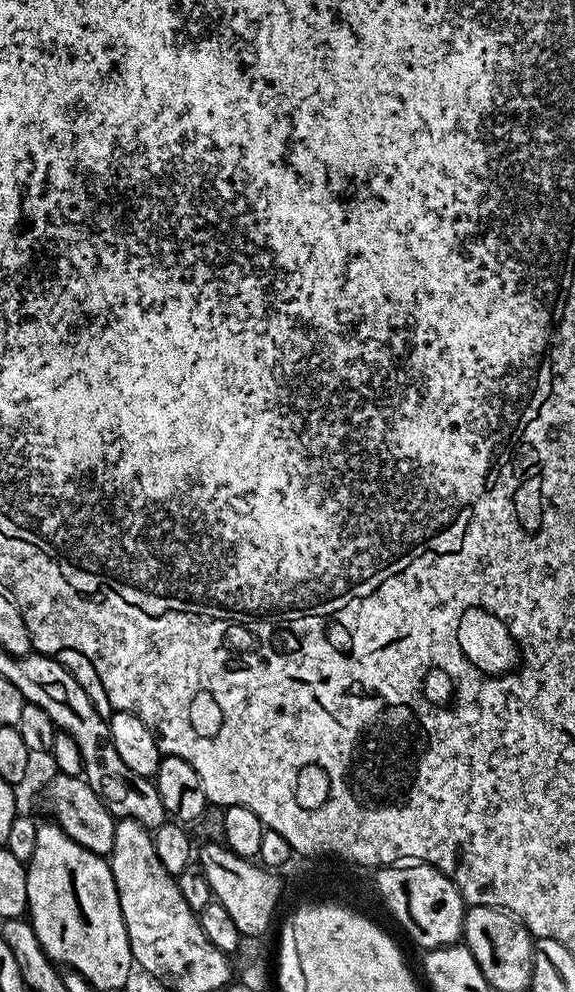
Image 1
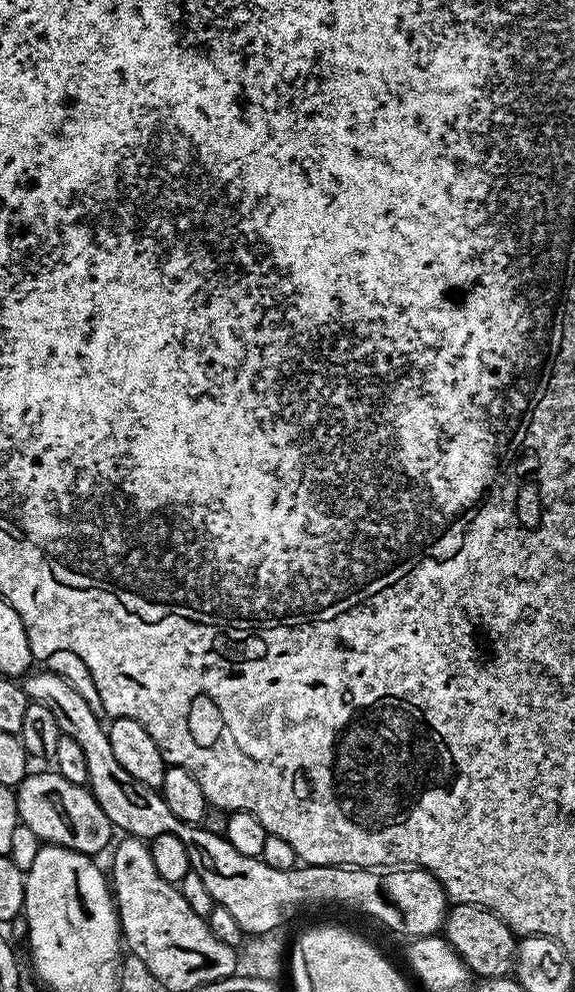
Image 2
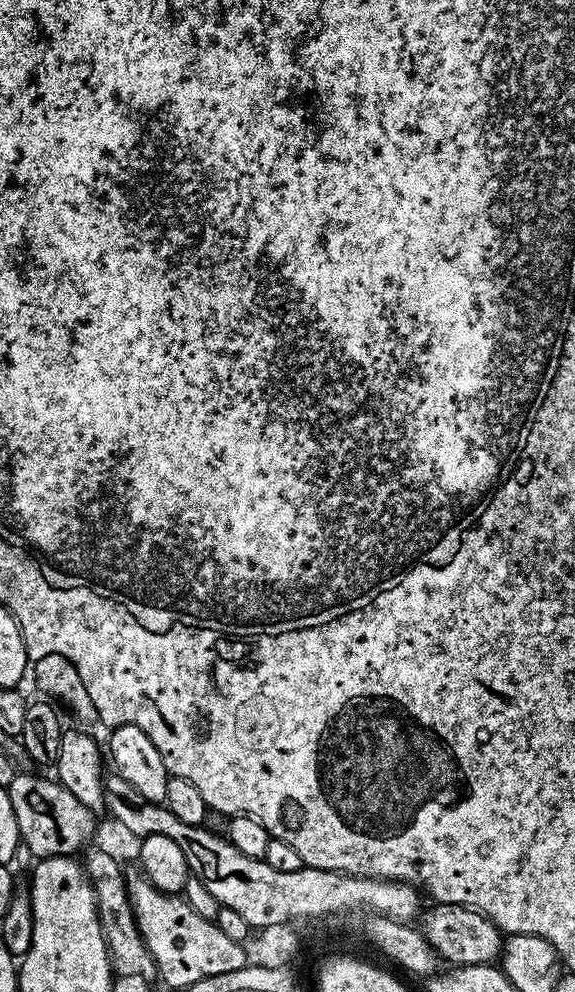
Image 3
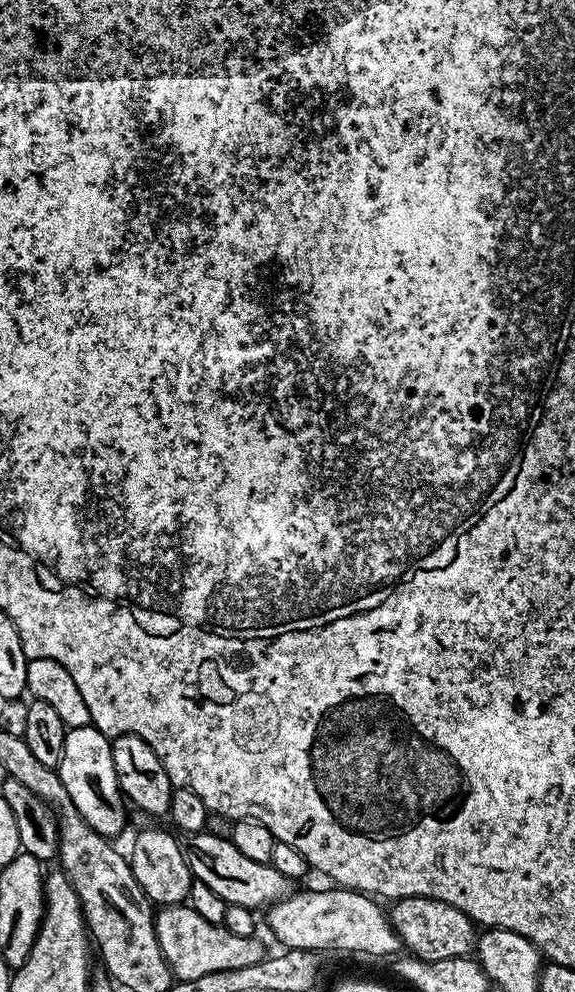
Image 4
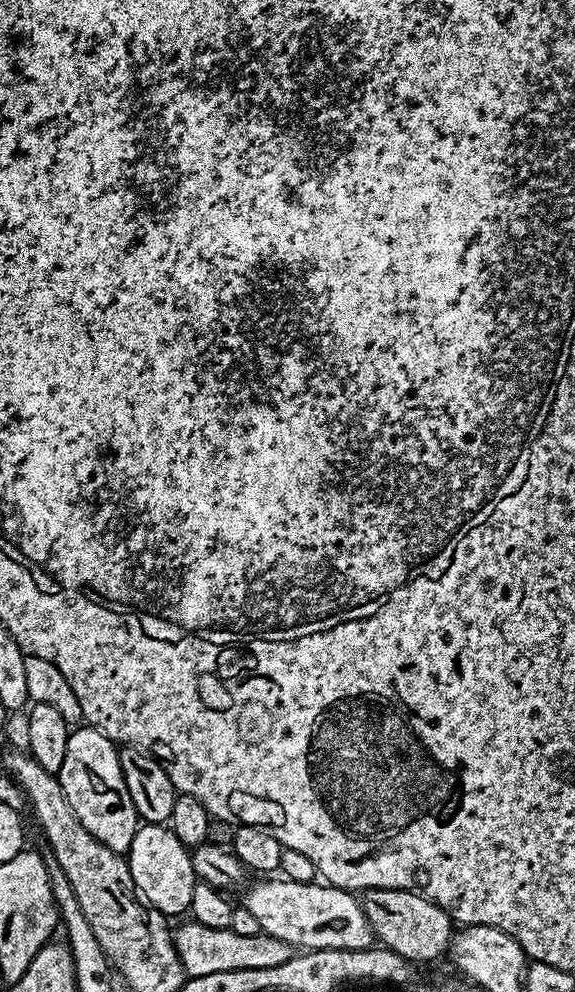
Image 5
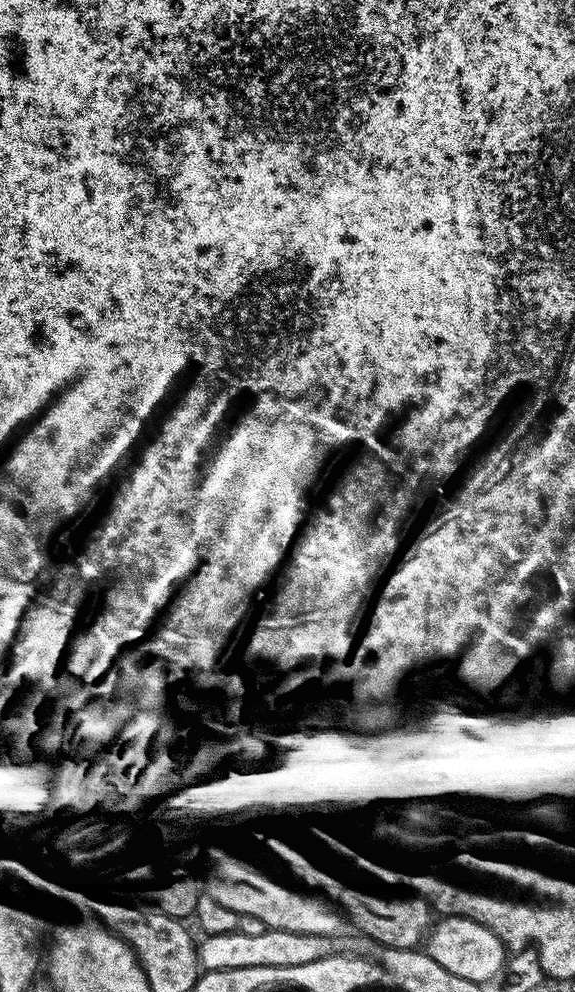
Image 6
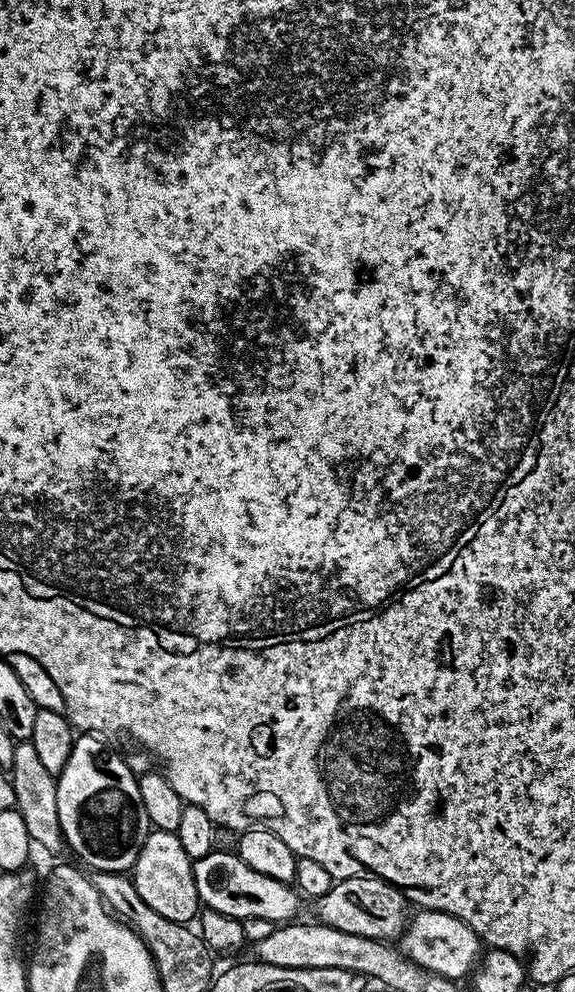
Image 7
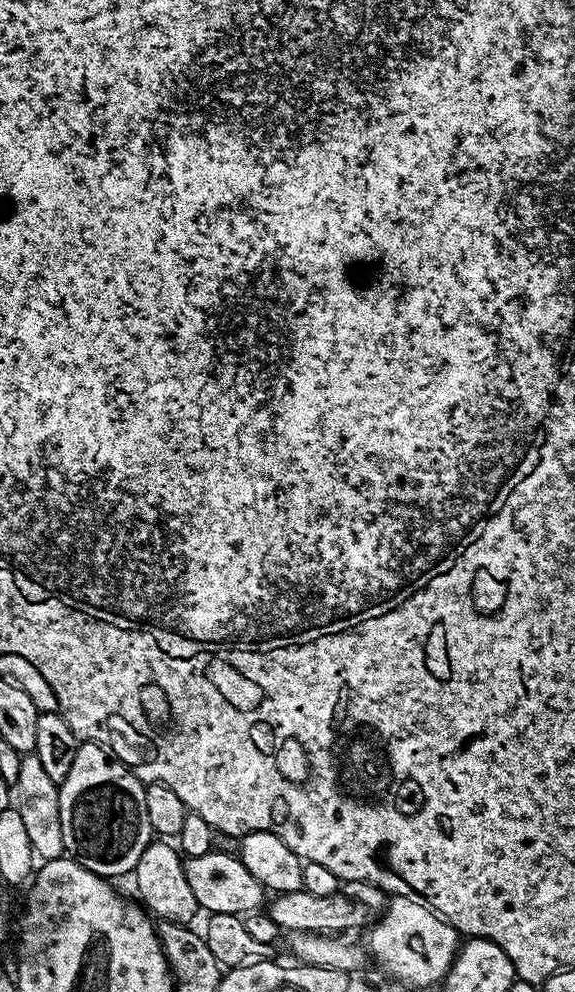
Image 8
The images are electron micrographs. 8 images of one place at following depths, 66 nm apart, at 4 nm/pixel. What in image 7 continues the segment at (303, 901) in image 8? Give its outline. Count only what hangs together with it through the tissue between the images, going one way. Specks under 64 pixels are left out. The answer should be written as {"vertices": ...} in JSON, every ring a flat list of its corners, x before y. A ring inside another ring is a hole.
{"vertices":[[371,874,335,881,331,890,317,897,313,904,315,919,319,923,348,934,358,934,362,938,385,942,391,941,391,936,395,937,401,931,402,925,410,916,410,901,407,895,393,884,387,884,382,878]]}

